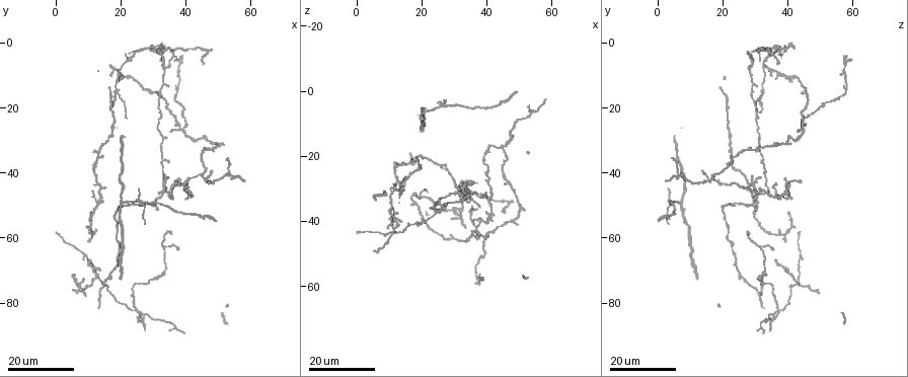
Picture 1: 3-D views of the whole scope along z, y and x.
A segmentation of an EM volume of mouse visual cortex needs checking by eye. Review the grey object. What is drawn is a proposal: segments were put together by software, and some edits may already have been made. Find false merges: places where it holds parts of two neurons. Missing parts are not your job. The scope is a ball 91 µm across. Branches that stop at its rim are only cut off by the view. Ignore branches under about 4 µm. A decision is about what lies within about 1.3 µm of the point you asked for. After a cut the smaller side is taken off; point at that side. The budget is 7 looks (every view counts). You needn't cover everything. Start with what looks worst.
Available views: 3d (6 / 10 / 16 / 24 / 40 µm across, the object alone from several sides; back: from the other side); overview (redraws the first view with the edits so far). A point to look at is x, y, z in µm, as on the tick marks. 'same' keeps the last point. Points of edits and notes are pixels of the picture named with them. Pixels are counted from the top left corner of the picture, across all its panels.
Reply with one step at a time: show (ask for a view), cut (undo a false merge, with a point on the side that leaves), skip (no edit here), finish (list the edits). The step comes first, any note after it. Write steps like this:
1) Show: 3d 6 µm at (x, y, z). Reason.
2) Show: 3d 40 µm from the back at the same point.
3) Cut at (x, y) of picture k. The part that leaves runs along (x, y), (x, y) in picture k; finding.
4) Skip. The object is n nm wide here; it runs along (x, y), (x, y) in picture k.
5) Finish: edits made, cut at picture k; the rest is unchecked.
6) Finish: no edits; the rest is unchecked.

Show: 3d 24 µm at (19.0, 15.0, 32.0). Four or more arms meet.

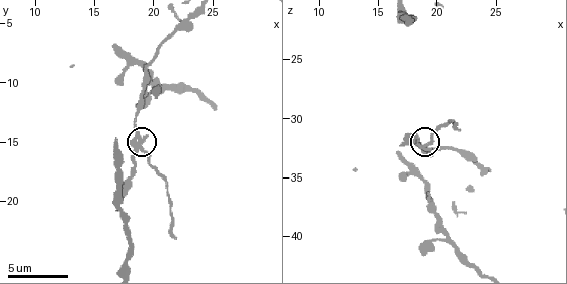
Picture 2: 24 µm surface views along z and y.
Show: 3d 10 µm at (18.6, 15.4, 32.6).

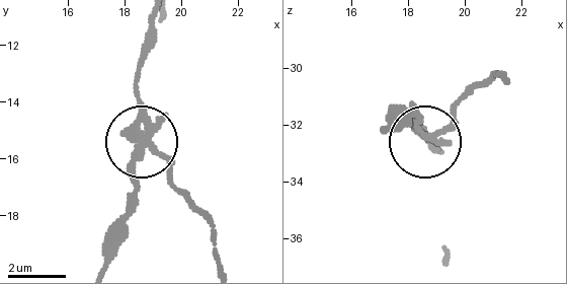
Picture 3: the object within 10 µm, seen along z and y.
Skip. 5 arms meet here; it runs along (155, 17), (155, 39), (140, 68), (133, 204) in picture 3; continuous, no second neuron.

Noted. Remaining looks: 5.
Show: 3d 24 µm at (25.0, 82.5, 37.5). Four-way junction.

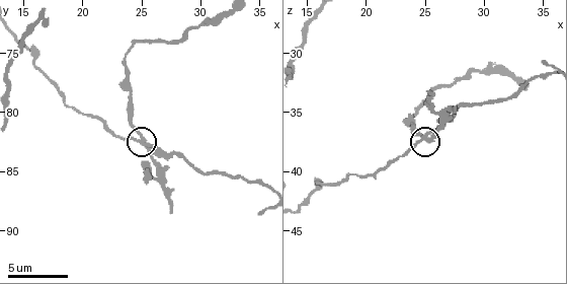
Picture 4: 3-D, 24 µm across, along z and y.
Show: 3d 10 µm at (24.8, 82.4, 37.4). Closer look.

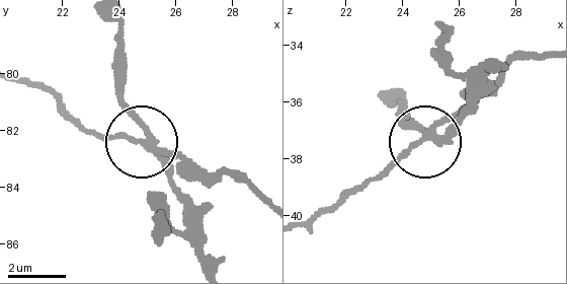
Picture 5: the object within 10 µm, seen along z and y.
Cut at (180, 159) of picture 5. The side arm is 51 µm long; the part that leaves runs along (144, 142), (88, 130), (22, 82) in picture 5; two neurons meet here.

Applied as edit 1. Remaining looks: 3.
Show: 3d 24 µm at (38.5, 26.0, 44.5). Four or more arms meet.

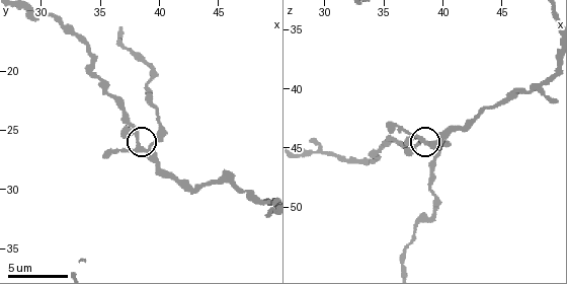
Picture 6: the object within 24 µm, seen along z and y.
Show: 3d 10 µm at (39.0, 26.8, 44.8). Zoom in.

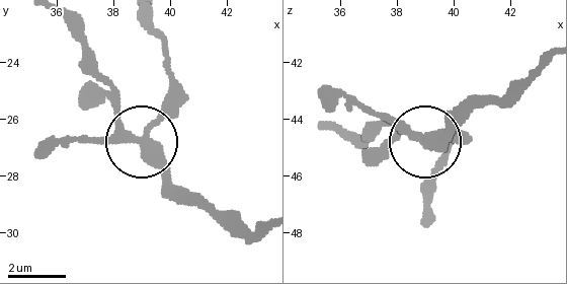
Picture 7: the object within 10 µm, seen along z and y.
Show: 3d 10 µm from the back at (38.9, 26.7, 44.8).

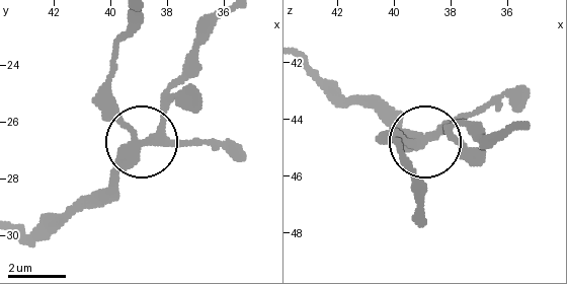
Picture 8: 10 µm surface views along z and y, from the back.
Skip. It runs along (21, 229), (86, 205), (138, 147), (103, 83) in picture 8; continuous, no second neuron.

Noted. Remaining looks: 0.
Finish: edits made, cut at picture 5; the rest is unchecked.

